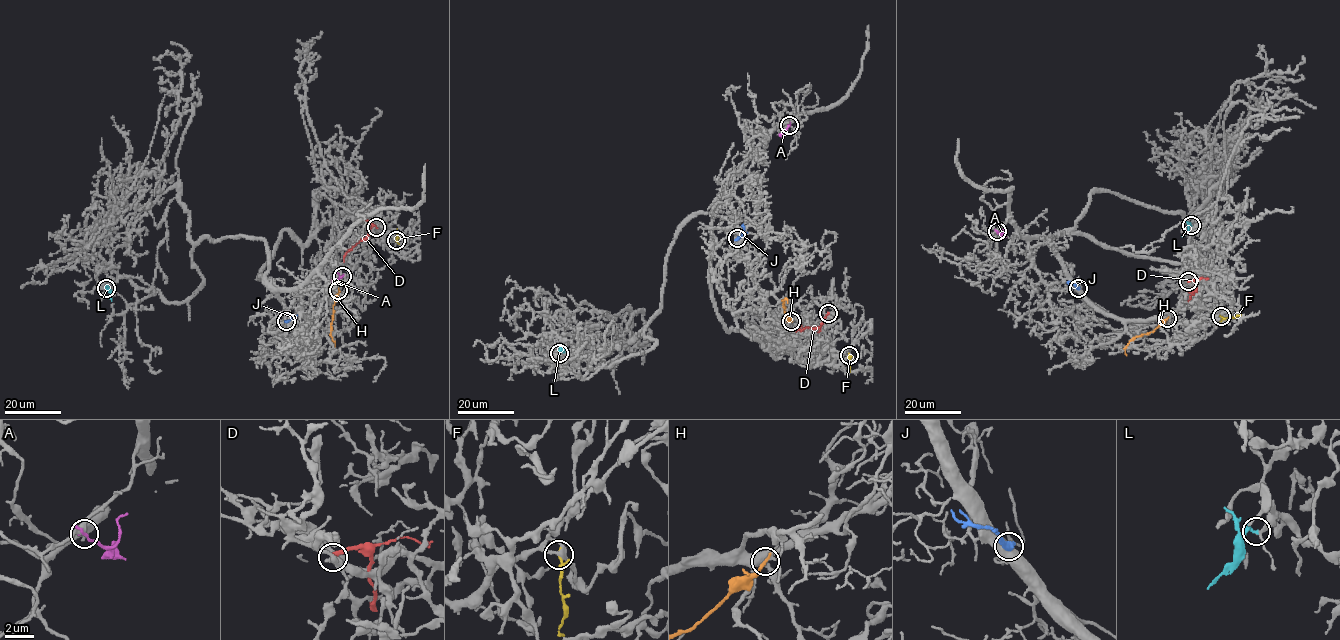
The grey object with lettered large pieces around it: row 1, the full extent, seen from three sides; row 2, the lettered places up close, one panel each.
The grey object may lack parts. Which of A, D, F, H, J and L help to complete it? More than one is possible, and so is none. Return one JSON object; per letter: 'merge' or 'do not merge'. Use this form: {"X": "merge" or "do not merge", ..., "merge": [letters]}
{"A": "do not merge", "D": "do not merge", "F": "do not merge", "H": "do not merge", "J": "do not merge", "L": "merge", "merge": ["L"]}

